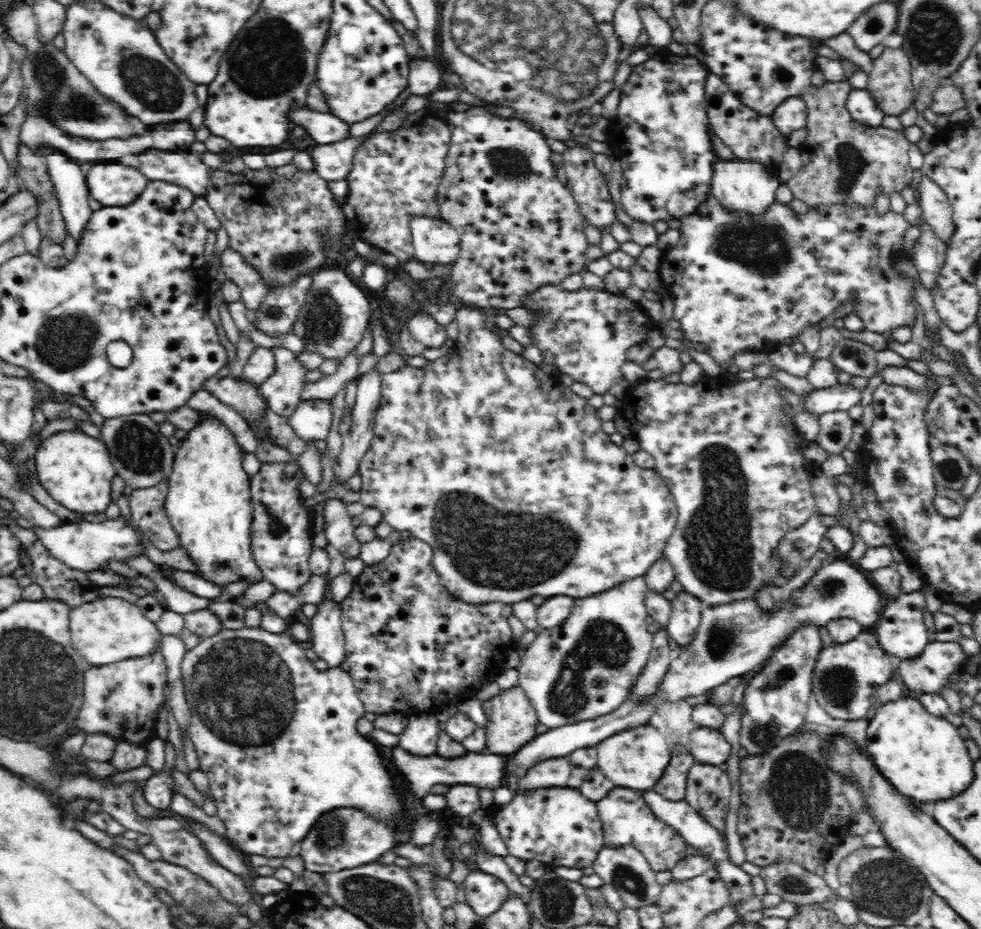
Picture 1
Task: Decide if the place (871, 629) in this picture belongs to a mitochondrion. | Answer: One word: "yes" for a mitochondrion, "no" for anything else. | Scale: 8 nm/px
no

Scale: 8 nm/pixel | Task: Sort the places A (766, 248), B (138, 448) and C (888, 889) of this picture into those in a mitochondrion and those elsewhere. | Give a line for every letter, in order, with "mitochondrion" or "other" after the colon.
A: mitochondrion
B: mitochondrion
C: mitochondrion

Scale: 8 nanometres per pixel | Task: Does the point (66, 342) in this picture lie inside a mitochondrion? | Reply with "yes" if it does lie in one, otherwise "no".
yes

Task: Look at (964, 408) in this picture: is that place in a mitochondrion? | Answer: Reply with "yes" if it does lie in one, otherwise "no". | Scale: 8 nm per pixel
no

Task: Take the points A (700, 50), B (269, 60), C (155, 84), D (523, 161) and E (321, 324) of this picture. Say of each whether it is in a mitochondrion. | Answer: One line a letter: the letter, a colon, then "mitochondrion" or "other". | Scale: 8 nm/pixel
A: other
B: mitochondrion
C: mitochondrion
D: mitochondrion
E: mitochondrion

